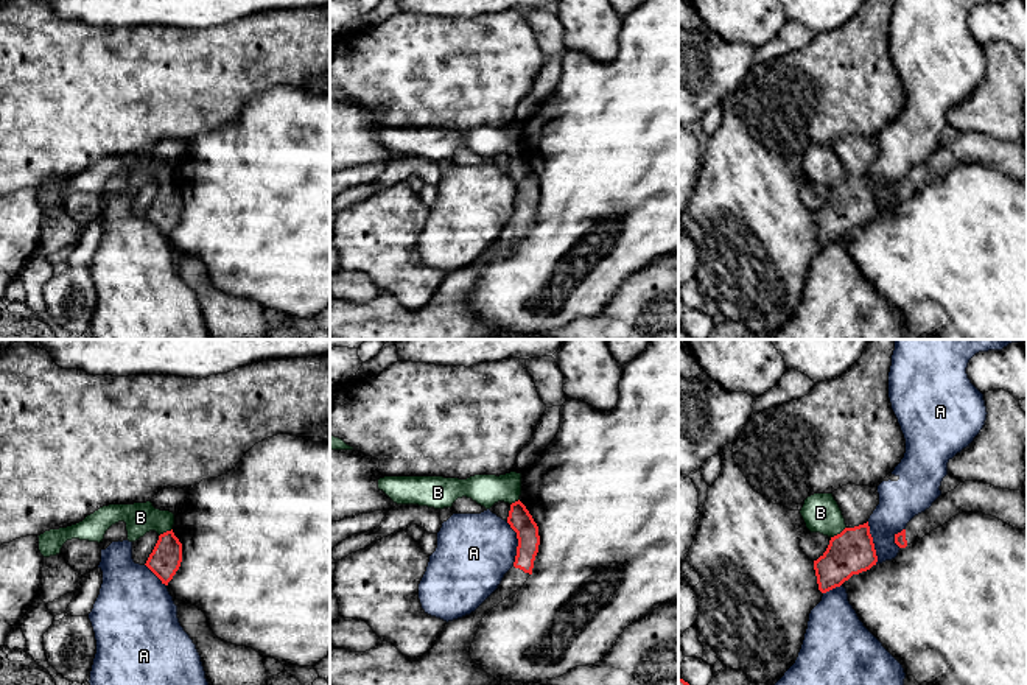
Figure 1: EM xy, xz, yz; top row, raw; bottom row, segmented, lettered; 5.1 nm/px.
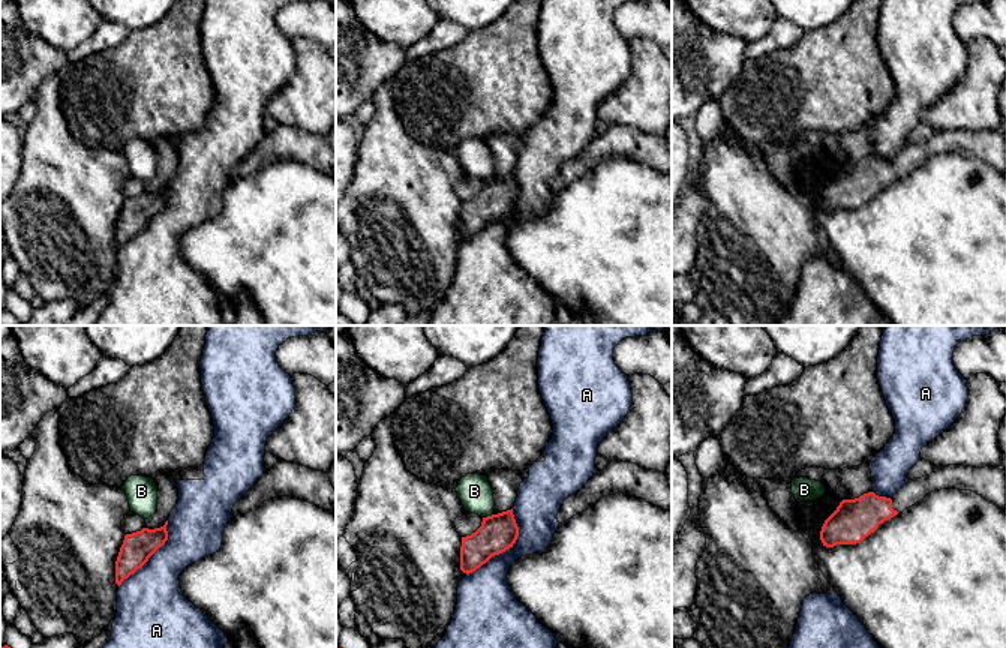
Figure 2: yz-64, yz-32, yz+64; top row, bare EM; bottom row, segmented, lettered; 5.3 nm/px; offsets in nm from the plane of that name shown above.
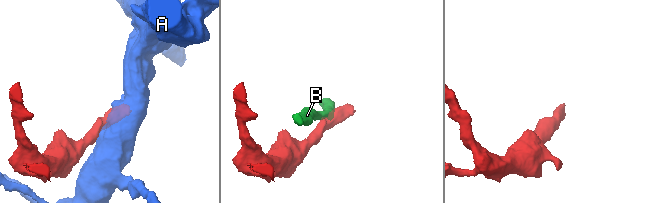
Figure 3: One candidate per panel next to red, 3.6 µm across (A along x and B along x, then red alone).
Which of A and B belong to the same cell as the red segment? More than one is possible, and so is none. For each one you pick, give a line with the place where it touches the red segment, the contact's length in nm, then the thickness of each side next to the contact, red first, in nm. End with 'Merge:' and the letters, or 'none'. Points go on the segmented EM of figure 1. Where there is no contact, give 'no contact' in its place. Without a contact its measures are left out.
Merge: none

